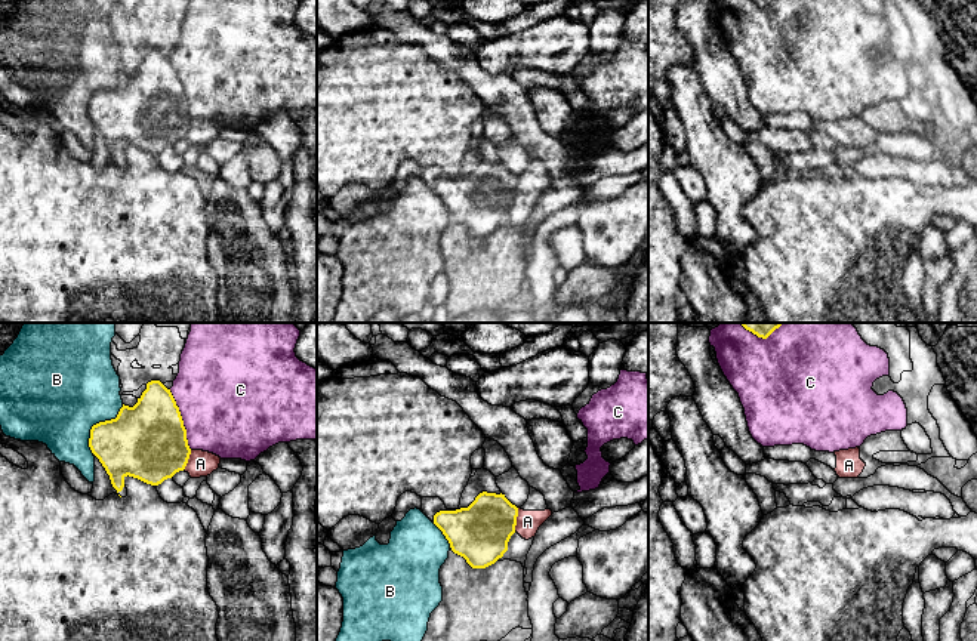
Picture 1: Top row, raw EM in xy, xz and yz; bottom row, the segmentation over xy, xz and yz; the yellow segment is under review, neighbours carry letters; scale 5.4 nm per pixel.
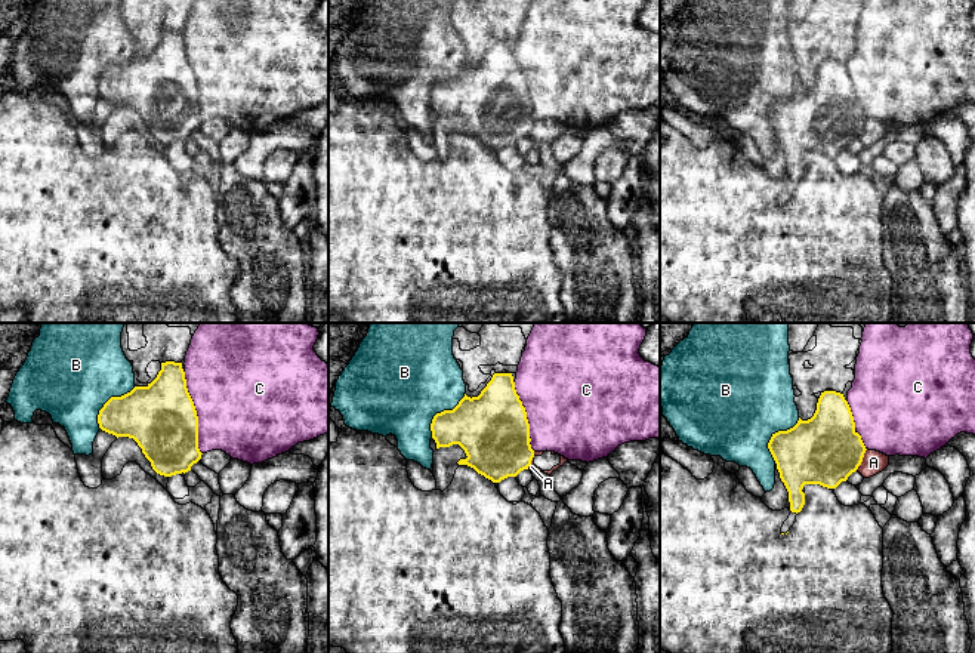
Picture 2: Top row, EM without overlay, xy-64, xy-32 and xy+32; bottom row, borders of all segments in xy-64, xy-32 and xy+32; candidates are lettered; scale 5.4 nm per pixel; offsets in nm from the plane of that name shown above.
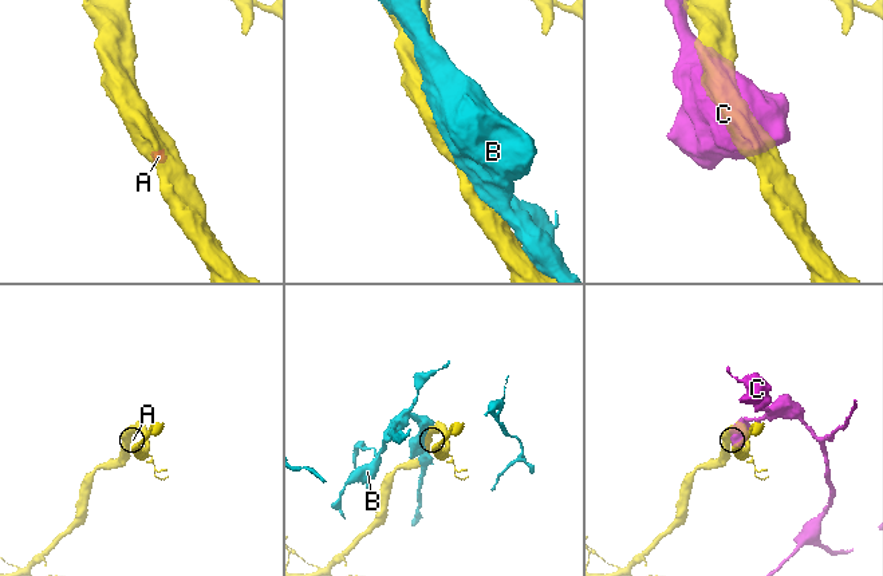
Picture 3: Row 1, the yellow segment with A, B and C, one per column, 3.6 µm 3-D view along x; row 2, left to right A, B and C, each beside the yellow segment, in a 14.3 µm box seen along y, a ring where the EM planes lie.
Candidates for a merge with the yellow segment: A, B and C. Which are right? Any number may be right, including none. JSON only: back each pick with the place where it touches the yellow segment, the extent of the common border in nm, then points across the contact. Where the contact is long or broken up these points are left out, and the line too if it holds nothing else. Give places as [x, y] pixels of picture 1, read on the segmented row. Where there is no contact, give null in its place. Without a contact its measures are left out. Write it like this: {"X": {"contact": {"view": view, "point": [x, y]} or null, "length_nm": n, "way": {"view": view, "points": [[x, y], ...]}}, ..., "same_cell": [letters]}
{"same_cell": []}

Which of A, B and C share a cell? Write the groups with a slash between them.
A / B / C

